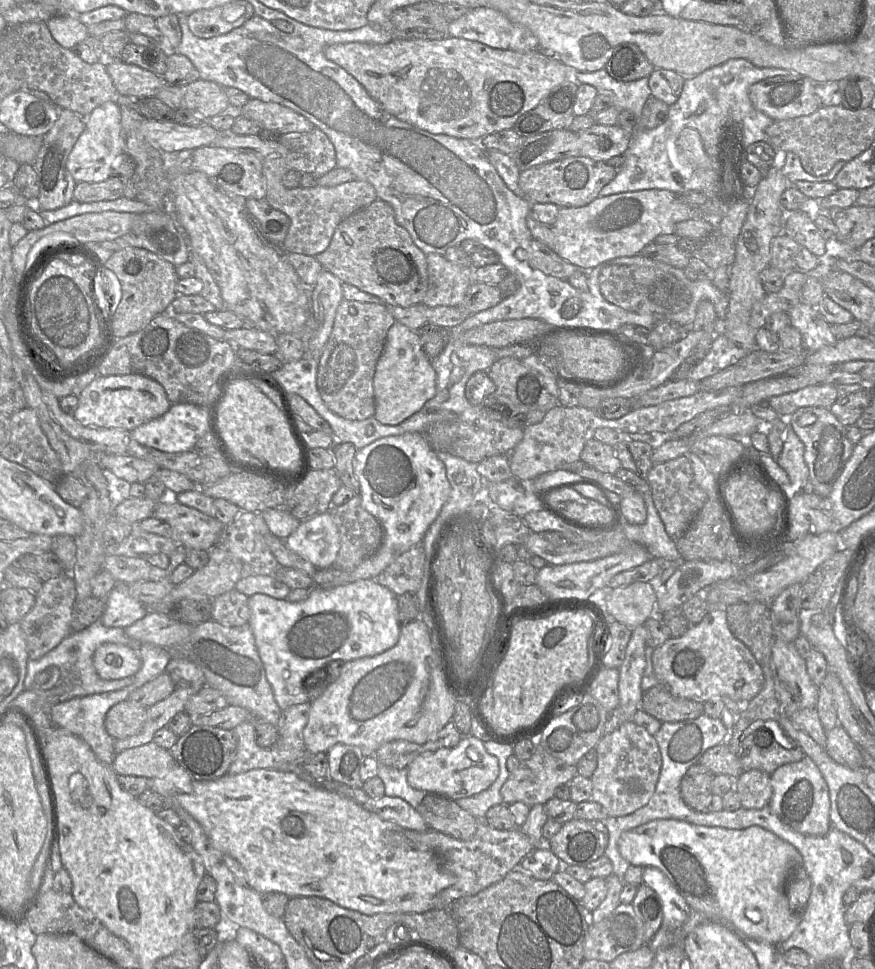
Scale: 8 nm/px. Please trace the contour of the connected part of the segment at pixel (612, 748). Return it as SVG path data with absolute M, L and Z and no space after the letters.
M632 720L604 735L595 747L597 767L591 776L591 800L599 803L607 816L626 816L645 806L654 794L662 756L654 736Z

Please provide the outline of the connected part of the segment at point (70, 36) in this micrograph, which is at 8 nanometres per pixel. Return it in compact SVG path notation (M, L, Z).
M75 14L51 16L47 25L55 41L67 49L75 47L90 36L88 26L83 24Z

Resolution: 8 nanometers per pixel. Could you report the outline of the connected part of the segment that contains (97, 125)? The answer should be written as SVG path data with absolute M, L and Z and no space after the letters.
M109 101L96 107L86 117L86 127L78 138L66 162L66 169L76 183L99 183L113 176L114 162L125 154L121 111L117 102Z

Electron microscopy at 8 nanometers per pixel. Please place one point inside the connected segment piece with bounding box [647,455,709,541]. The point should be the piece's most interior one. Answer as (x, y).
(677, 497)

